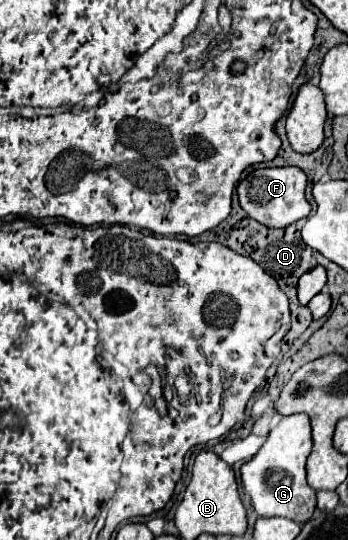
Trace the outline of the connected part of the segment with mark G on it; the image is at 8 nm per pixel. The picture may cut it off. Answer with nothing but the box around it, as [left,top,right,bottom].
[242,414,316,524]

